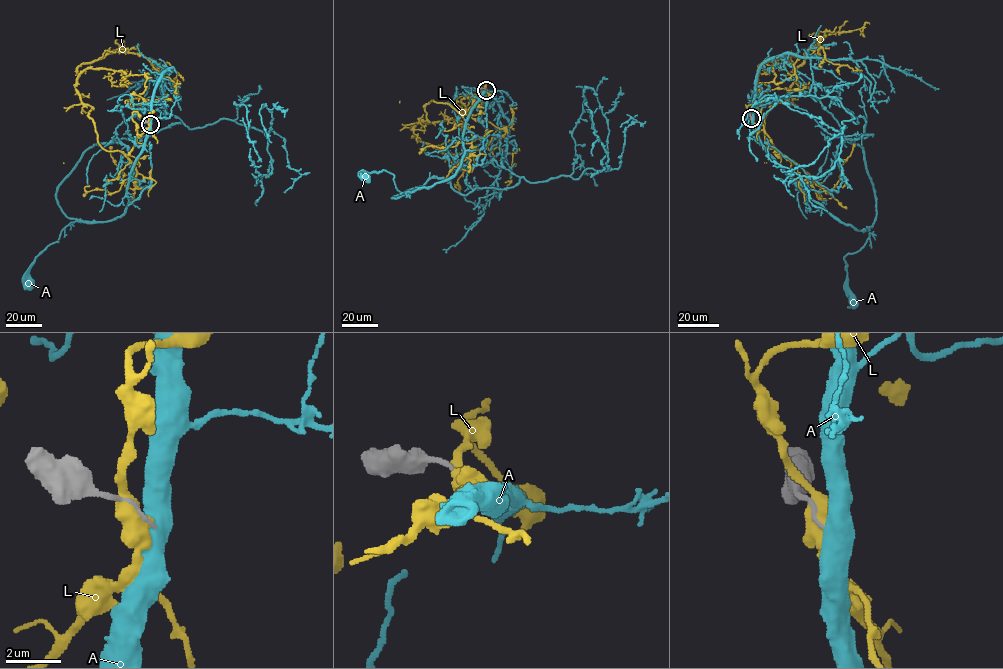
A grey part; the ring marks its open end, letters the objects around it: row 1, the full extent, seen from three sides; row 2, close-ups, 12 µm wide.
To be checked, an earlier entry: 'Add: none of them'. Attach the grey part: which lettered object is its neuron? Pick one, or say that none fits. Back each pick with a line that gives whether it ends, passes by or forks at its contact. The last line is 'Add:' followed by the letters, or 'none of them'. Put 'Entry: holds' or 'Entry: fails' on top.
Entry: holds
Add: none of them

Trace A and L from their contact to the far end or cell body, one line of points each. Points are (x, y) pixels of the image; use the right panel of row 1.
A: (752, 118), (766, 152), (806, 194), (841, 222), (855, 229), (869, 230), (866, 243), (844, 257), (852, 301)
L: (751, 117), (780, 153), (767, 148), (765, 116), (788, 100), (795, 70), (826, 35), (779, 83), (772, 67)

